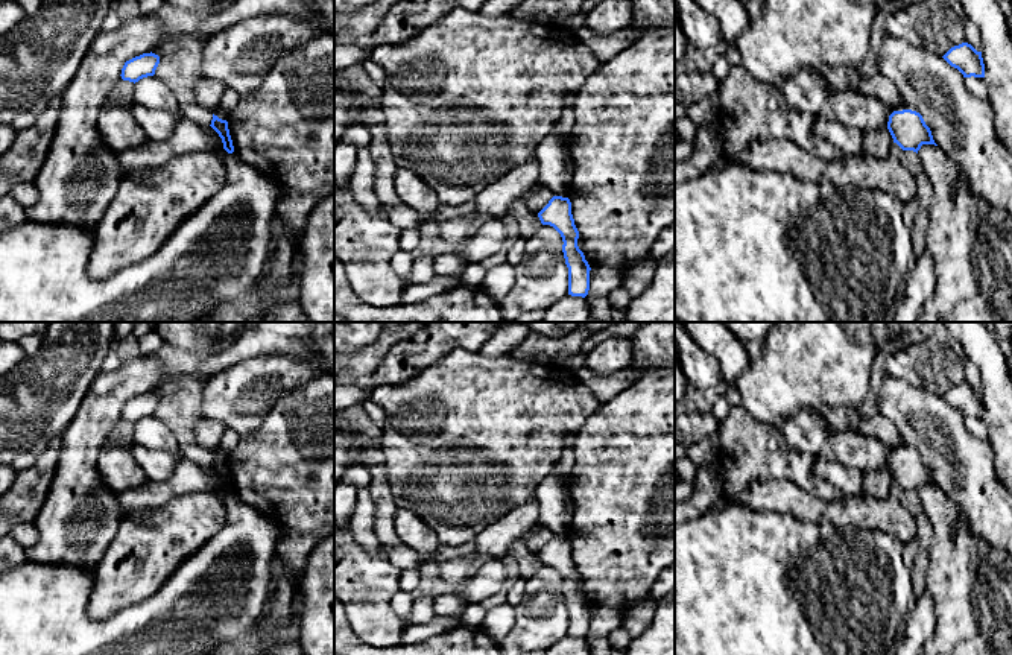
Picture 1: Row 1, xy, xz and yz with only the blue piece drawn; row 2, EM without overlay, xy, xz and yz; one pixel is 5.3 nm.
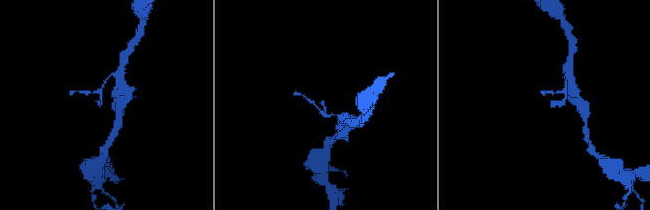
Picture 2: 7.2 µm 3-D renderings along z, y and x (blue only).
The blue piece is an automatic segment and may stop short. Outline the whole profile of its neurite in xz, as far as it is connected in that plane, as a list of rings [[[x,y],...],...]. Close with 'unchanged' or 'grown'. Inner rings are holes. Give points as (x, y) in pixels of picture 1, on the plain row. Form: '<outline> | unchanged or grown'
[[[553,536],[538,553],[542,565],[553,567],[562,577],[562,593],[568,608],[568,635],[585,638],[590,631],[590,605],[577,587],[579,571],[568,538]]] | unchanged

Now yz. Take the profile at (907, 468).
[[[912,450],[893,451],[889,456],[887,470],[903,491],[913,491],[918,494],[922,485],[935,485],[930,468],[925,465],[922,456]]] | unchanged

